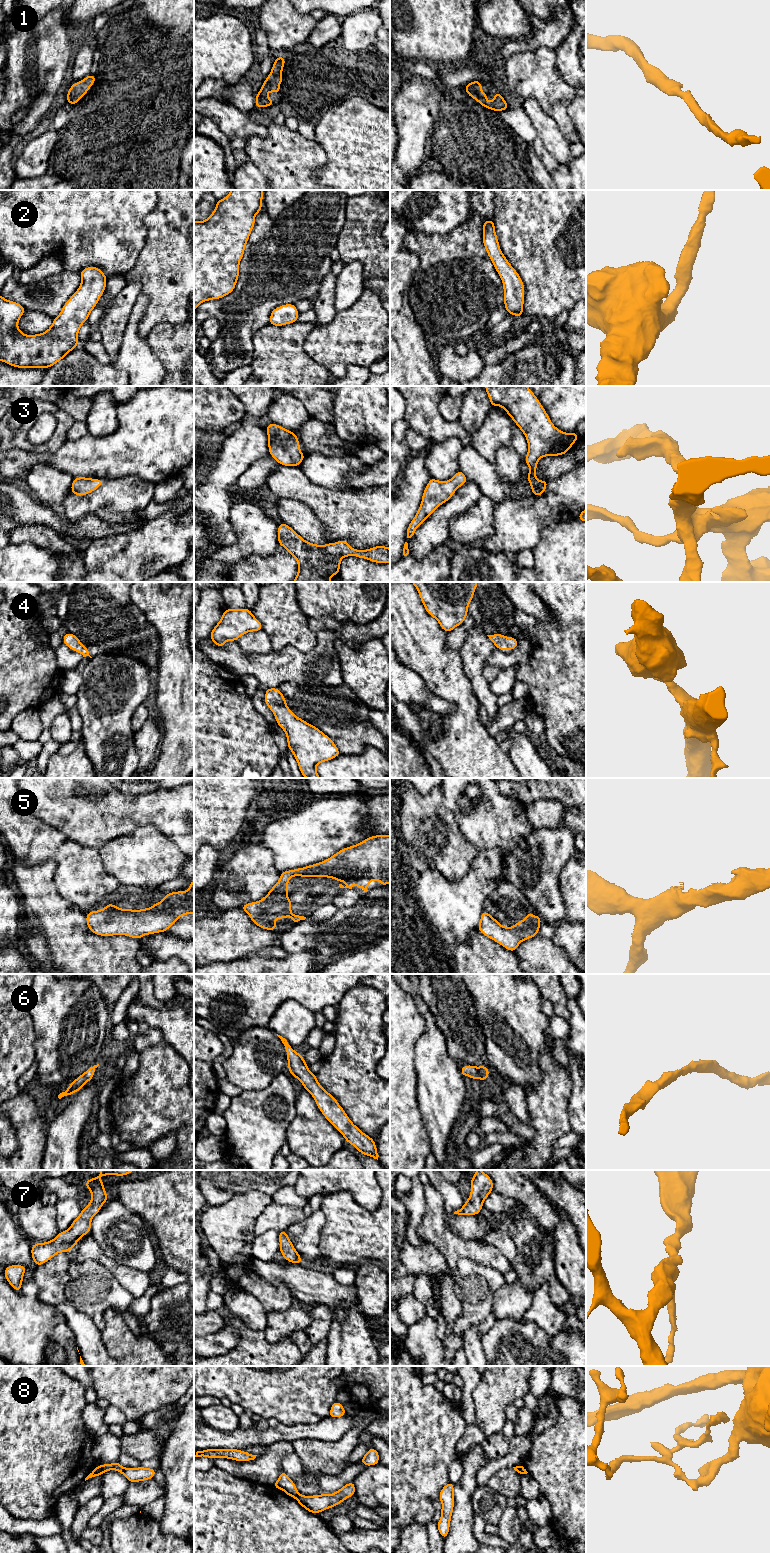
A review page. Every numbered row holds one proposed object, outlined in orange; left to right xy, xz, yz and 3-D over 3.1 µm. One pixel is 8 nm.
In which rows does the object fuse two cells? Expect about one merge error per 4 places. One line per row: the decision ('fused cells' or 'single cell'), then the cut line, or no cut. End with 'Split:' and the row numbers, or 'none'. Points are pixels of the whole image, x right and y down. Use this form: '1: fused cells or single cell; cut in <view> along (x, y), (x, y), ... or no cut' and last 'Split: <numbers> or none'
1: single cell; no cut
2: single cell; no cut
3: single cell; no cut
4: single cell; no cut
5: single cell; no cut
6: single cell; no cut
7: single cell; no cut
8: fused cells; cut in xy along (99, 1465), (102, 1473)
Split: 8

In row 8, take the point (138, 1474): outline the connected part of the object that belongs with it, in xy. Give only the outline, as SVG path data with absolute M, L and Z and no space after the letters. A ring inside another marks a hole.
M119 1461L111 1464L103 1464L100 1467L102 1474L110 1470L116 1470L123 1474L130 1483L153 1479L156 1473L156 1469L144 1468L142 1466L138 1468L125 1468L120 1465Z

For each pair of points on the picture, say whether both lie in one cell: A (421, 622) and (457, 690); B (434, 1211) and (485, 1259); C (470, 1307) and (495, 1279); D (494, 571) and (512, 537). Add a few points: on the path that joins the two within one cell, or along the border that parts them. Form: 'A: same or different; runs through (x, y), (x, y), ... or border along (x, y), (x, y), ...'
A: same; runs through (421, 639), (421, 642), (446, 667), (447, 673)
B: same; runs through (438, 1227), (459, 1248), (469, 1249)
C: same; runs through (476, 1298), (476, 1288), (486, 1278)
D: different; border along (483, 547), (489, 551), (502, 552), (504, 554)

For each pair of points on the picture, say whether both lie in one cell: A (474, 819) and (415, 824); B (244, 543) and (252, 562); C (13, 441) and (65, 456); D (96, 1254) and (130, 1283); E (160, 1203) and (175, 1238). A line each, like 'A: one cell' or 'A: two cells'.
A: two cells
B: two cells
C: two cells
D: one cell
E: one cell

